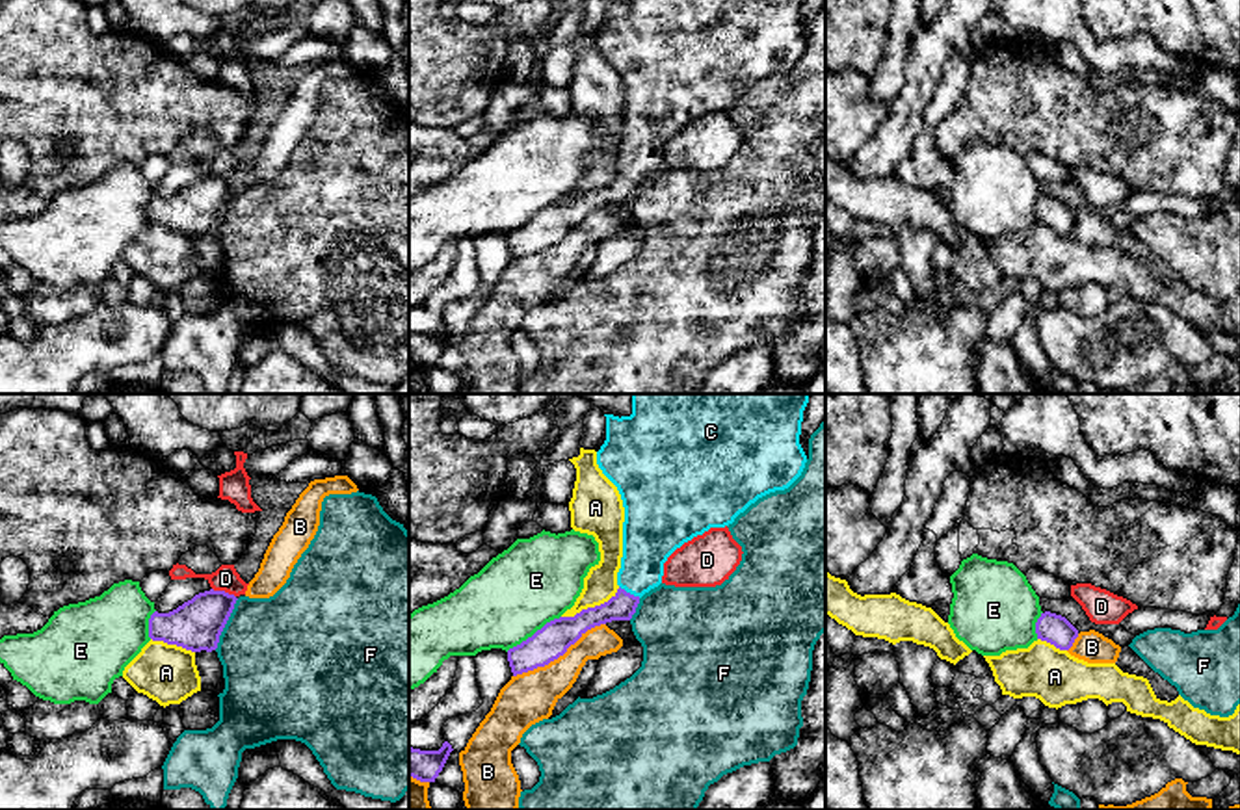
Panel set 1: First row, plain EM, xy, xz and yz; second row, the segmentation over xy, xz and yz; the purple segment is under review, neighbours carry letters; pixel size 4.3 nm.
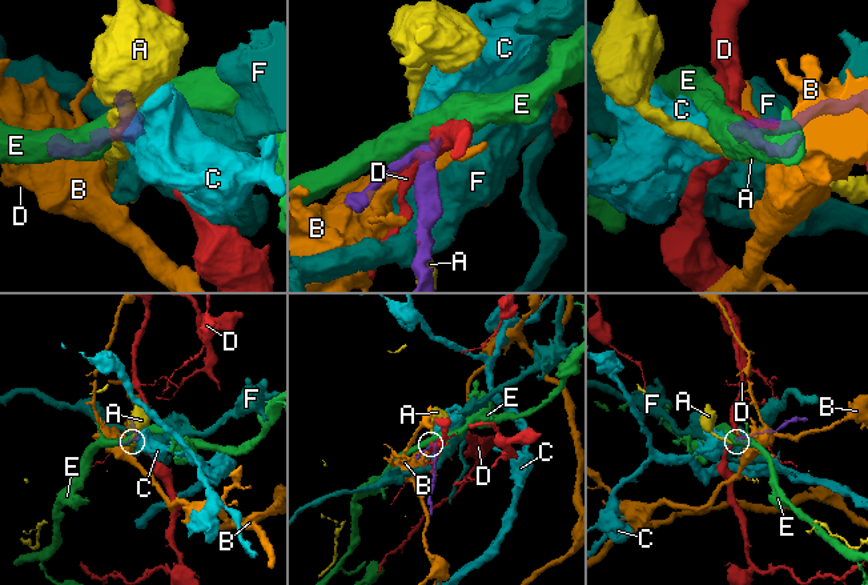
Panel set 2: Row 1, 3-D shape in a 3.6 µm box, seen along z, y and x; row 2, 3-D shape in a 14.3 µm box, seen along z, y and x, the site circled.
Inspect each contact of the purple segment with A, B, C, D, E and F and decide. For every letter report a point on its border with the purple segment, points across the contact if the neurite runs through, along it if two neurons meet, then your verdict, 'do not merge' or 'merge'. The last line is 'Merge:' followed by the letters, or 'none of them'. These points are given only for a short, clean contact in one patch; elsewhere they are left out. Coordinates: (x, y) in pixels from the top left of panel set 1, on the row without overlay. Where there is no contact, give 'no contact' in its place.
A: contact xz (590, 192); do not merge
B: contact xz (558, 240); do not merge
C: contact xz (629, 177); way xz (621, 190), (629, 177), (642, 153), (649, 123); merge
D: contact xy (224, 175); do not merge
E: contact xz (534, 218); do not merge
F: contact xy (225, 207); do not merge
Merge: C

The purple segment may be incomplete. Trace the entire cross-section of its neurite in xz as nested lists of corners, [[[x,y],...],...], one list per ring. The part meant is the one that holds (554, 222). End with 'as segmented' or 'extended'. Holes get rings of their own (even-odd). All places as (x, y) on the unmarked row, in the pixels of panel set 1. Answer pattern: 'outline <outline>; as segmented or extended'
outline [[[606,0],[606,24],[597,35],[597,48],[617,71],[623,91],[623,141],[617,176],[604,188],[582,193],[574,201],[547,206],[532,221],[508,234],[513,260],[558,243],[587,214],[630,204],[640,182],[662,167],[664,147],[684,126],[710,111],[725,111],[759,82],[788,72],[803,56],[807,39],[799,28],[803,0]]]; extended

